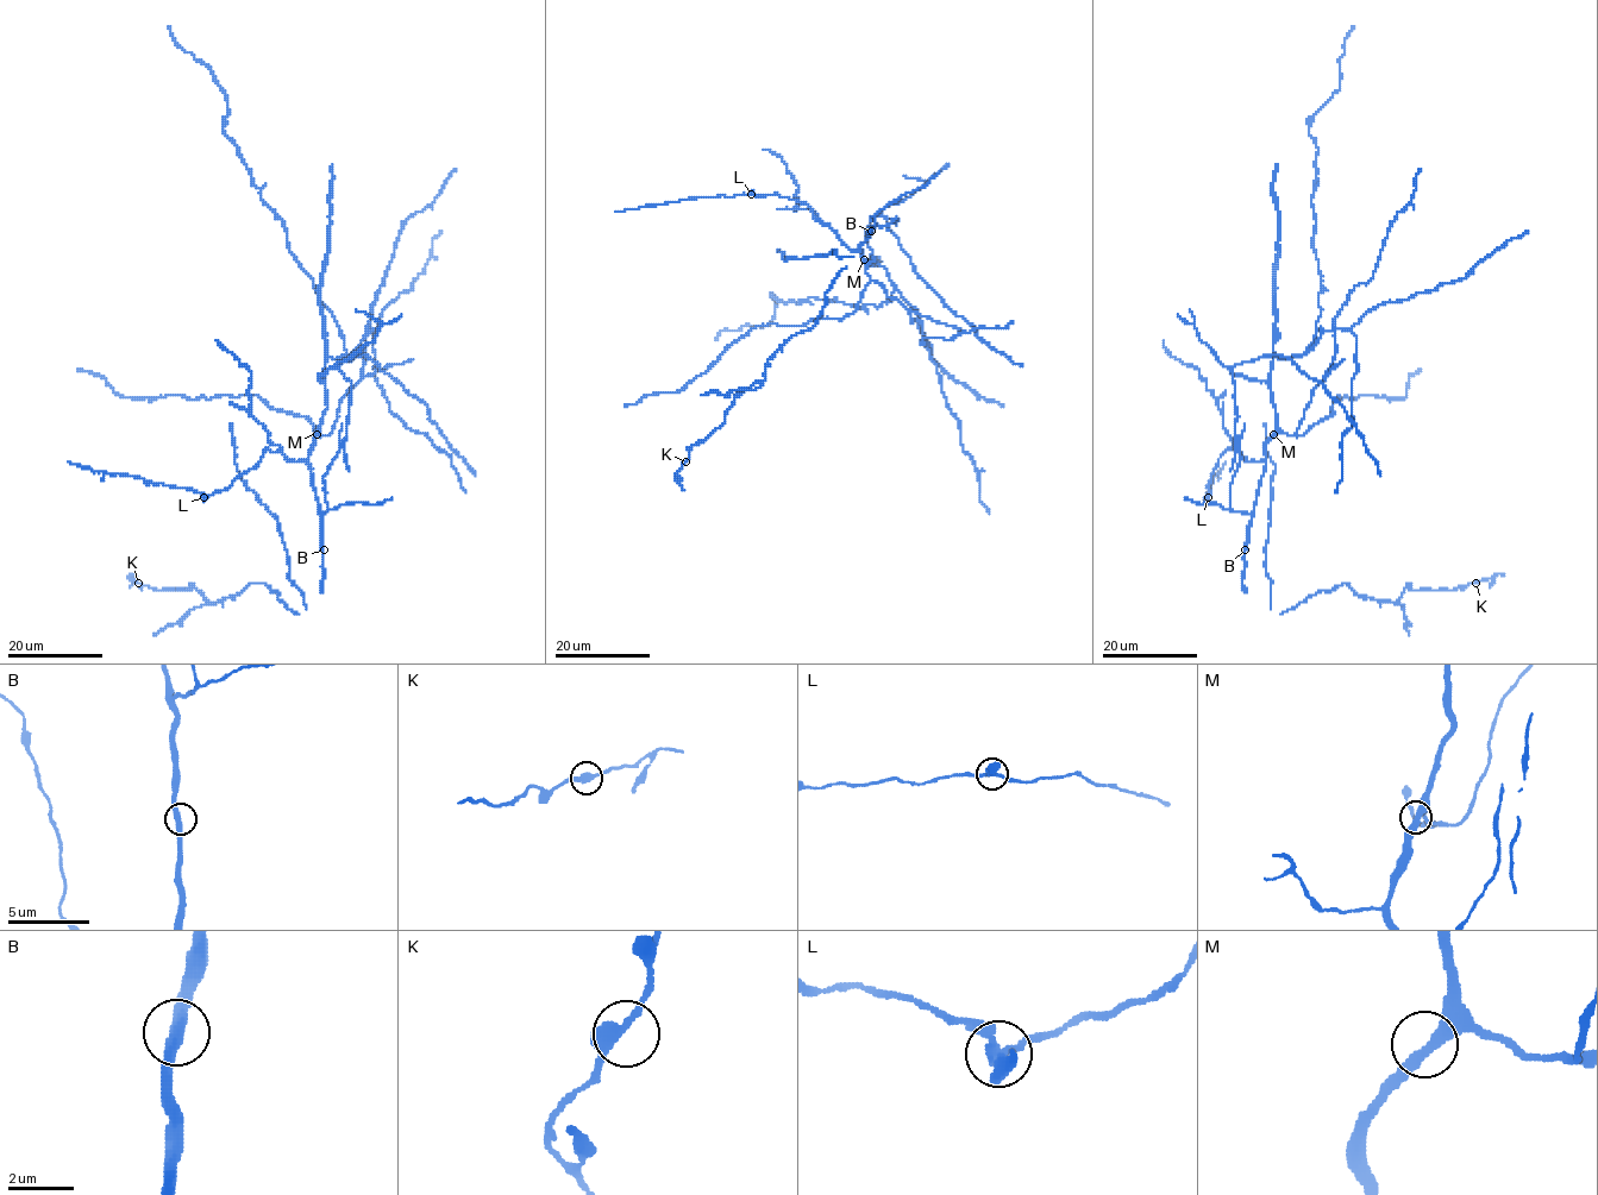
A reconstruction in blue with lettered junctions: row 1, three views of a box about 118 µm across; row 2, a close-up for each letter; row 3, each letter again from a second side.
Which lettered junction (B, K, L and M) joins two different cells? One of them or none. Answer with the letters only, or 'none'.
L

